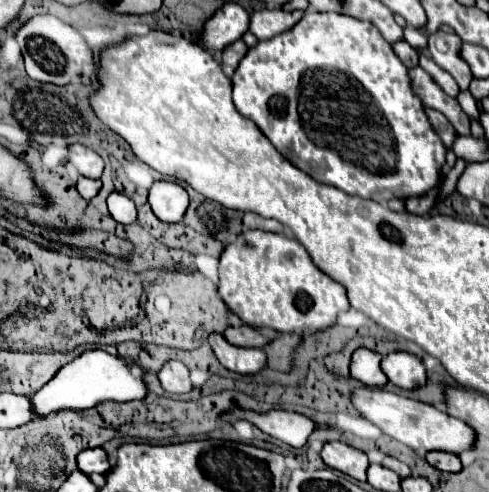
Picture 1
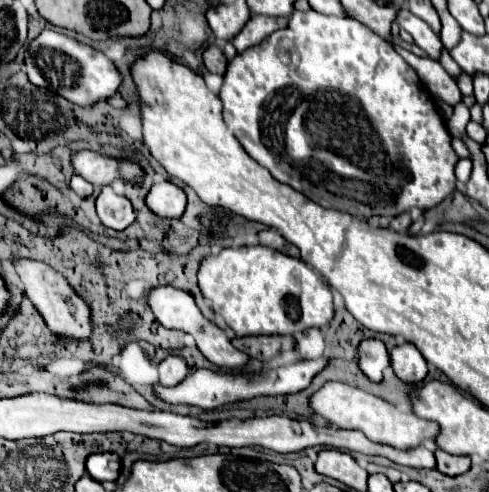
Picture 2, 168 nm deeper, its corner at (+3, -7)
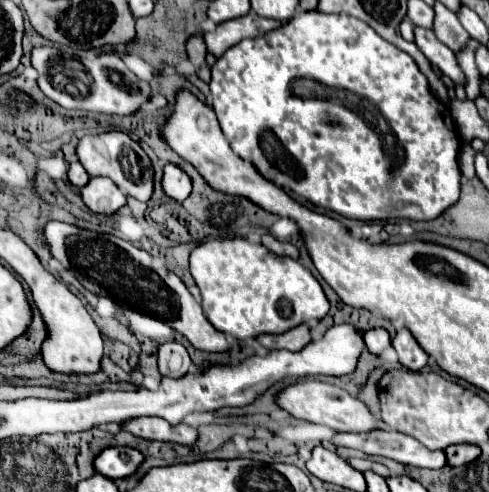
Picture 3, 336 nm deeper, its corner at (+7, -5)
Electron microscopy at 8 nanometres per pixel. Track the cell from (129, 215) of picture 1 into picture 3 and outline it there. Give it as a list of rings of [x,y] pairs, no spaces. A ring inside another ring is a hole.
[[[90,178],[80,192],[84,204],[98,214],[112,214],[126,204],[126,196],[110,182],[110,178]]]

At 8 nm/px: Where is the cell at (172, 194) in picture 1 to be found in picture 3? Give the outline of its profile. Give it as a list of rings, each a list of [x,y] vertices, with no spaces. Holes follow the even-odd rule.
[[[166,164],[162,186],[164,186],[164,192],[178,202],[184,202],[192,192],[190,176],[176,164]]]

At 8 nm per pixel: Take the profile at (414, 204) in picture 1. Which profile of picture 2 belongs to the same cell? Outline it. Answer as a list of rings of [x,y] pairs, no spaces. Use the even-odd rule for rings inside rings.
[[[406,212],[406,214],[400,214],[400,216],[392,218],[392,224],[390,224],[390,228],[396,230],[396,232],[408,232],[410,224],[412,224],[412,218],[410,218],[410,214]]]

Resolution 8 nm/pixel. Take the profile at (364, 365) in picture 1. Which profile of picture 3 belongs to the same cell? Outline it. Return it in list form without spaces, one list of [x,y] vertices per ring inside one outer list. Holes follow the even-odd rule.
[[[372,328],[372,330],[368,330],[364,334],[364,340],[366,340],[366,348],[372,354],[382,354],[382,350],[390,346],[390,334],[384,328]]]

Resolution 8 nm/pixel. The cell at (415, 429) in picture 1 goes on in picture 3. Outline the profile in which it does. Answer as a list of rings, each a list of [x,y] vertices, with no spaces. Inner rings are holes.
[[[300,380],[296,384],[286,386],[276,394],[276,404],[294,418],[322,424],[336,432],[368,432],[368,430],[374,430],[378,422],[364,402],[360,402],[358,398],[350,396],[346,390],[334,384],[324,384],[316,380]]]

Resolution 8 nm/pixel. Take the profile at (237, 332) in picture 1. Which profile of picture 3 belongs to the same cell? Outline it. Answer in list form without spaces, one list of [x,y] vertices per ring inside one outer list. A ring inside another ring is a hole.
[[[300,324],[284,334],[278,334],[278,336],[272,336],[272,334],[264,334],[260,338],[256,338],[262,346],[266,346],[268,350],[292,350],[292,352],[298,352],[302,350],[308,342],[312,342],[312,334],[310,334],[310,328],[306,324]]]

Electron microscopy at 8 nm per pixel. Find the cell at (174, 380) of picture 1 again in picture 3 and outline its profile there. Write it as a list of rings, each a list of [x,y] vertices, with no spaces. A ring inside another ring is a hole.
[[[166,342],[158,346],[158,368],[168,378],[182,378],[188,374],[192,360],[186,348],[178,342]]]

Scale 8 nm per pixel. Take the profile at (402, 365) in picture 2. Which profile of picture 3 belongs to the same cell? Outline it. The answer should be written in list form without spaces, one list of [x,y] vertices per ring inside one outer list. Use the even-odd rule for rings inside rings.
[[[400,328],[392,340],[392,346],[396,348],[400,356],[400,364],[408,370],[422,370],[428,364],[428,354],[420,348],[416,338],[408,328]]]

